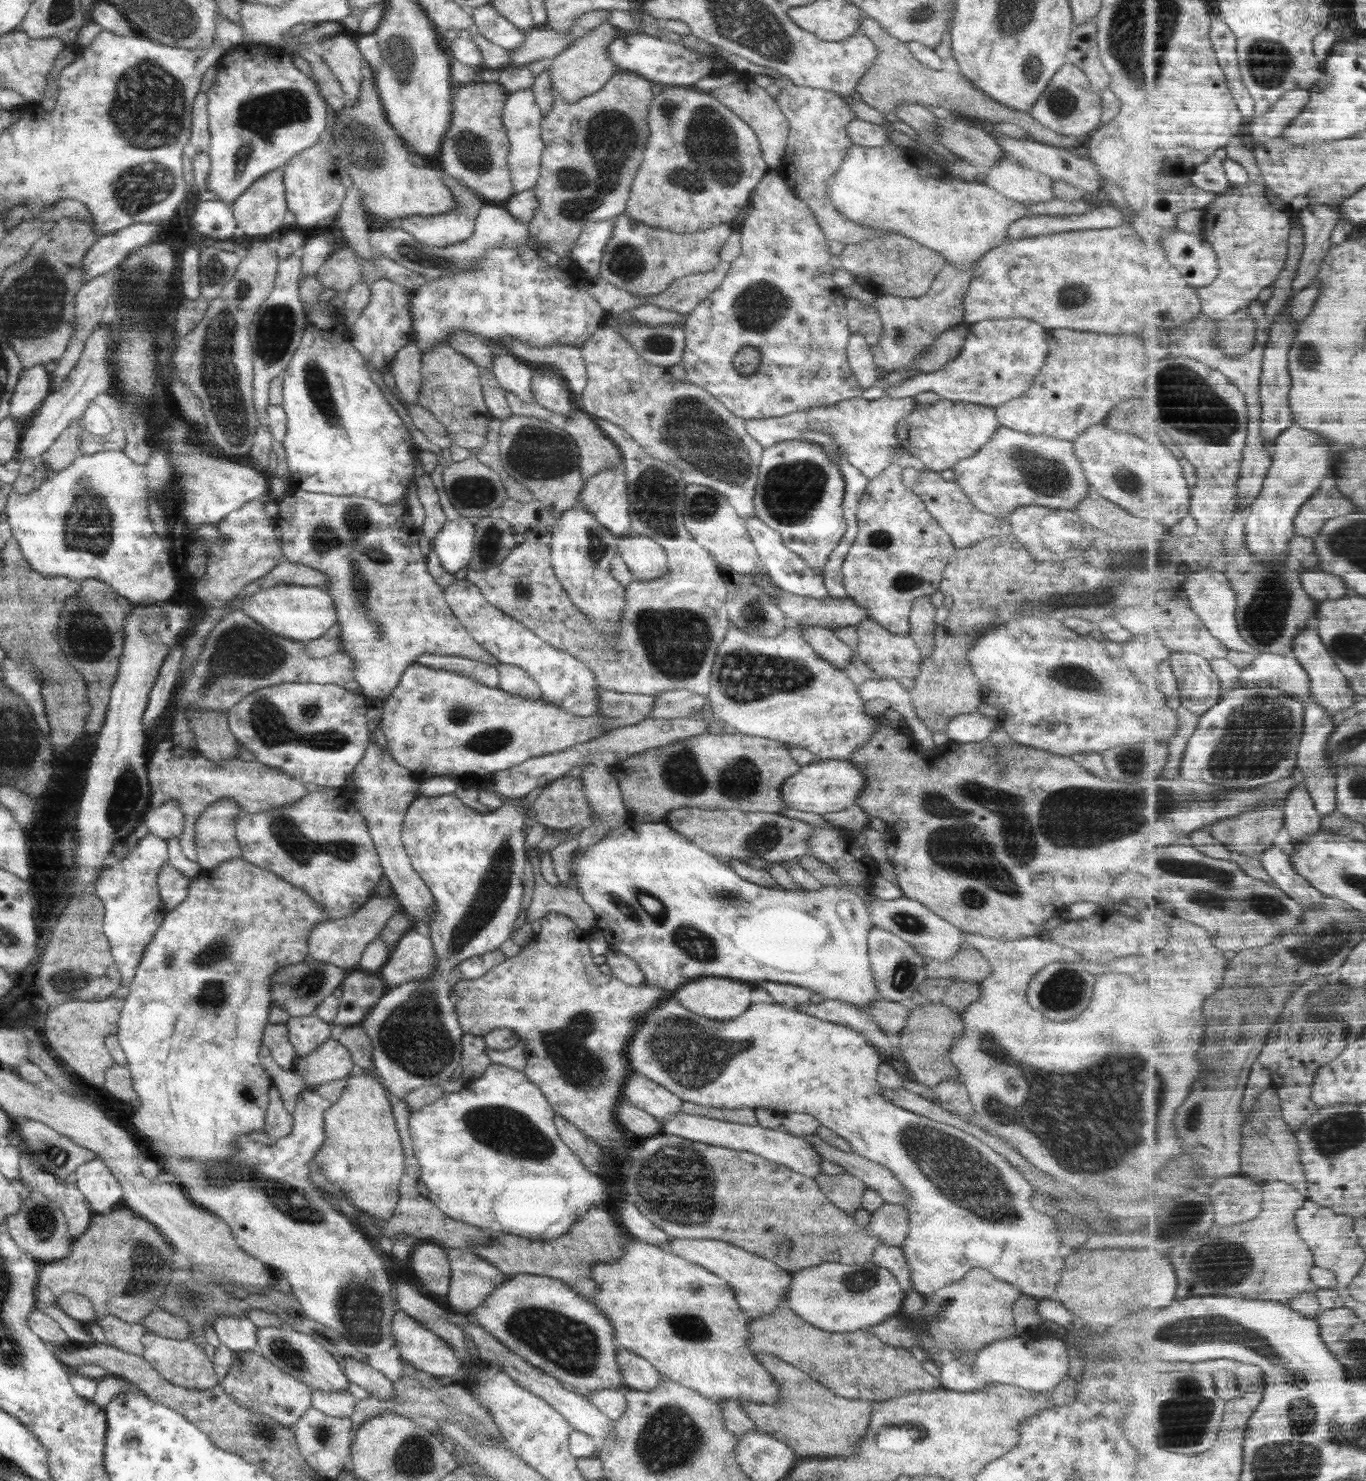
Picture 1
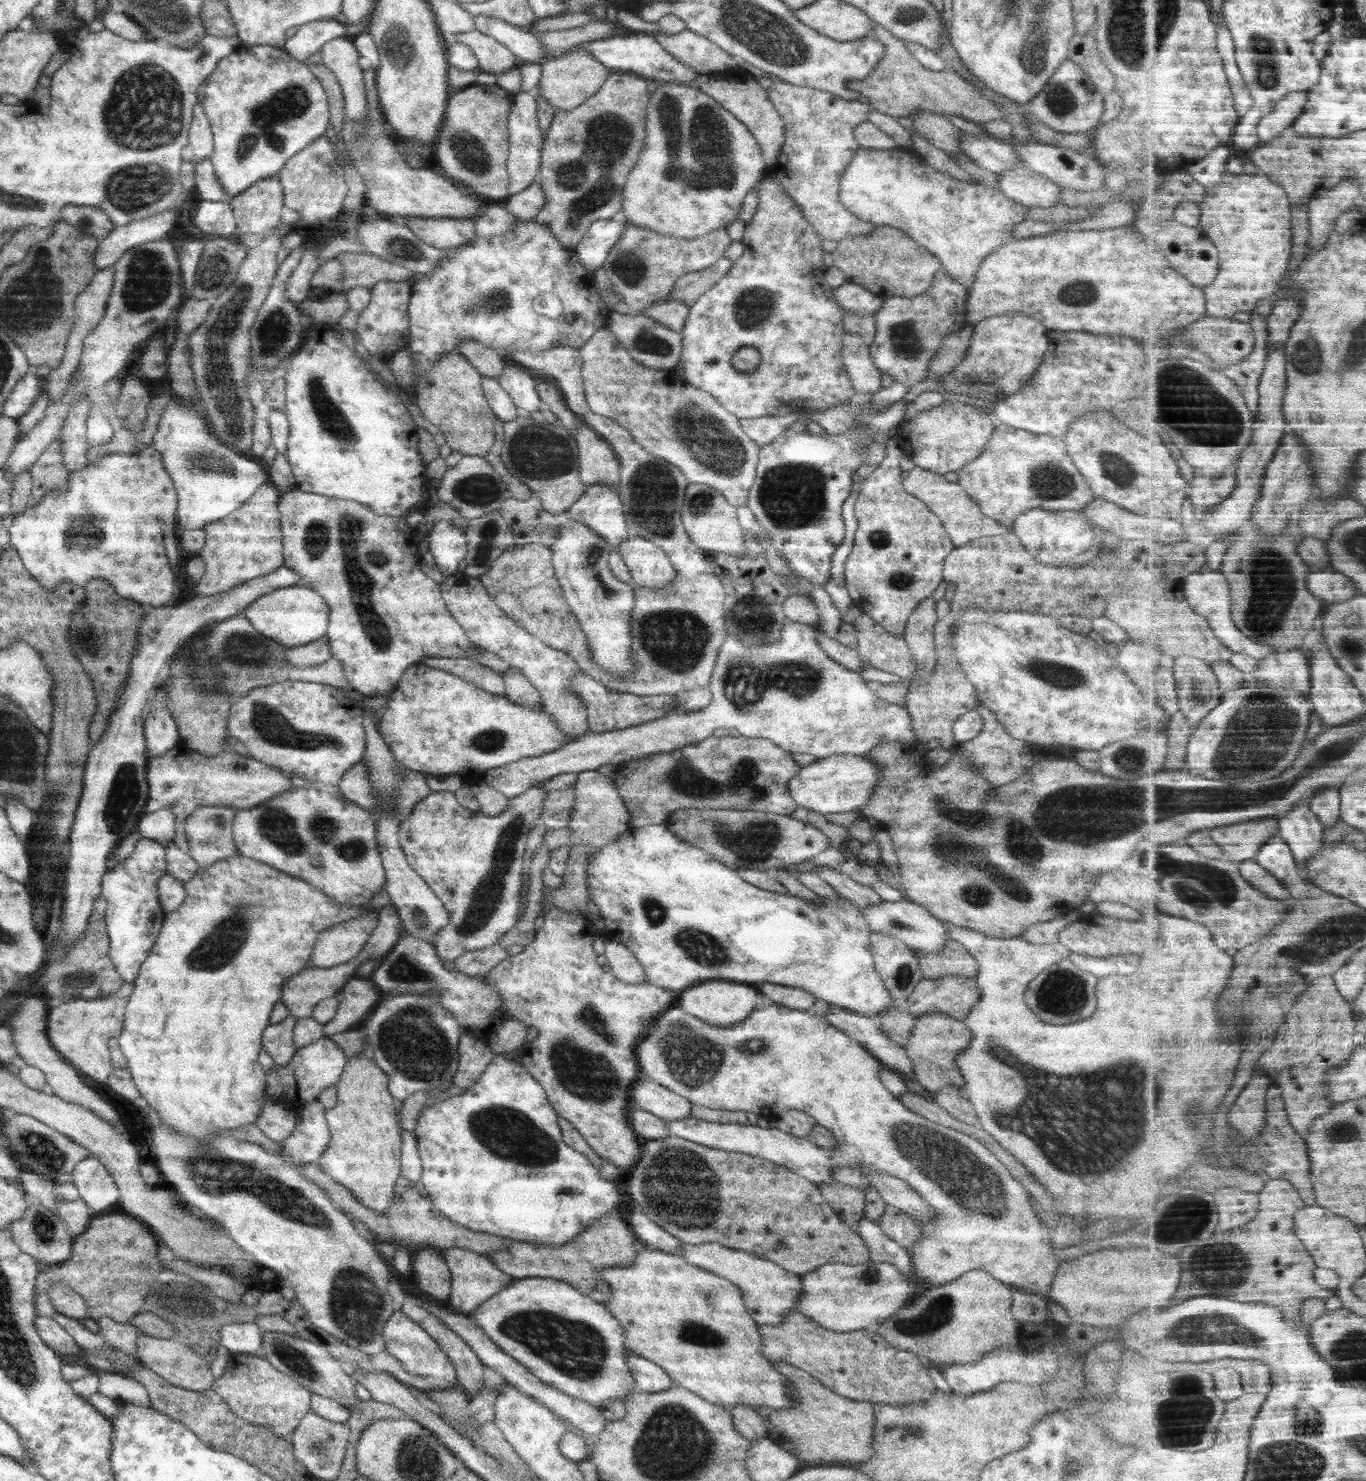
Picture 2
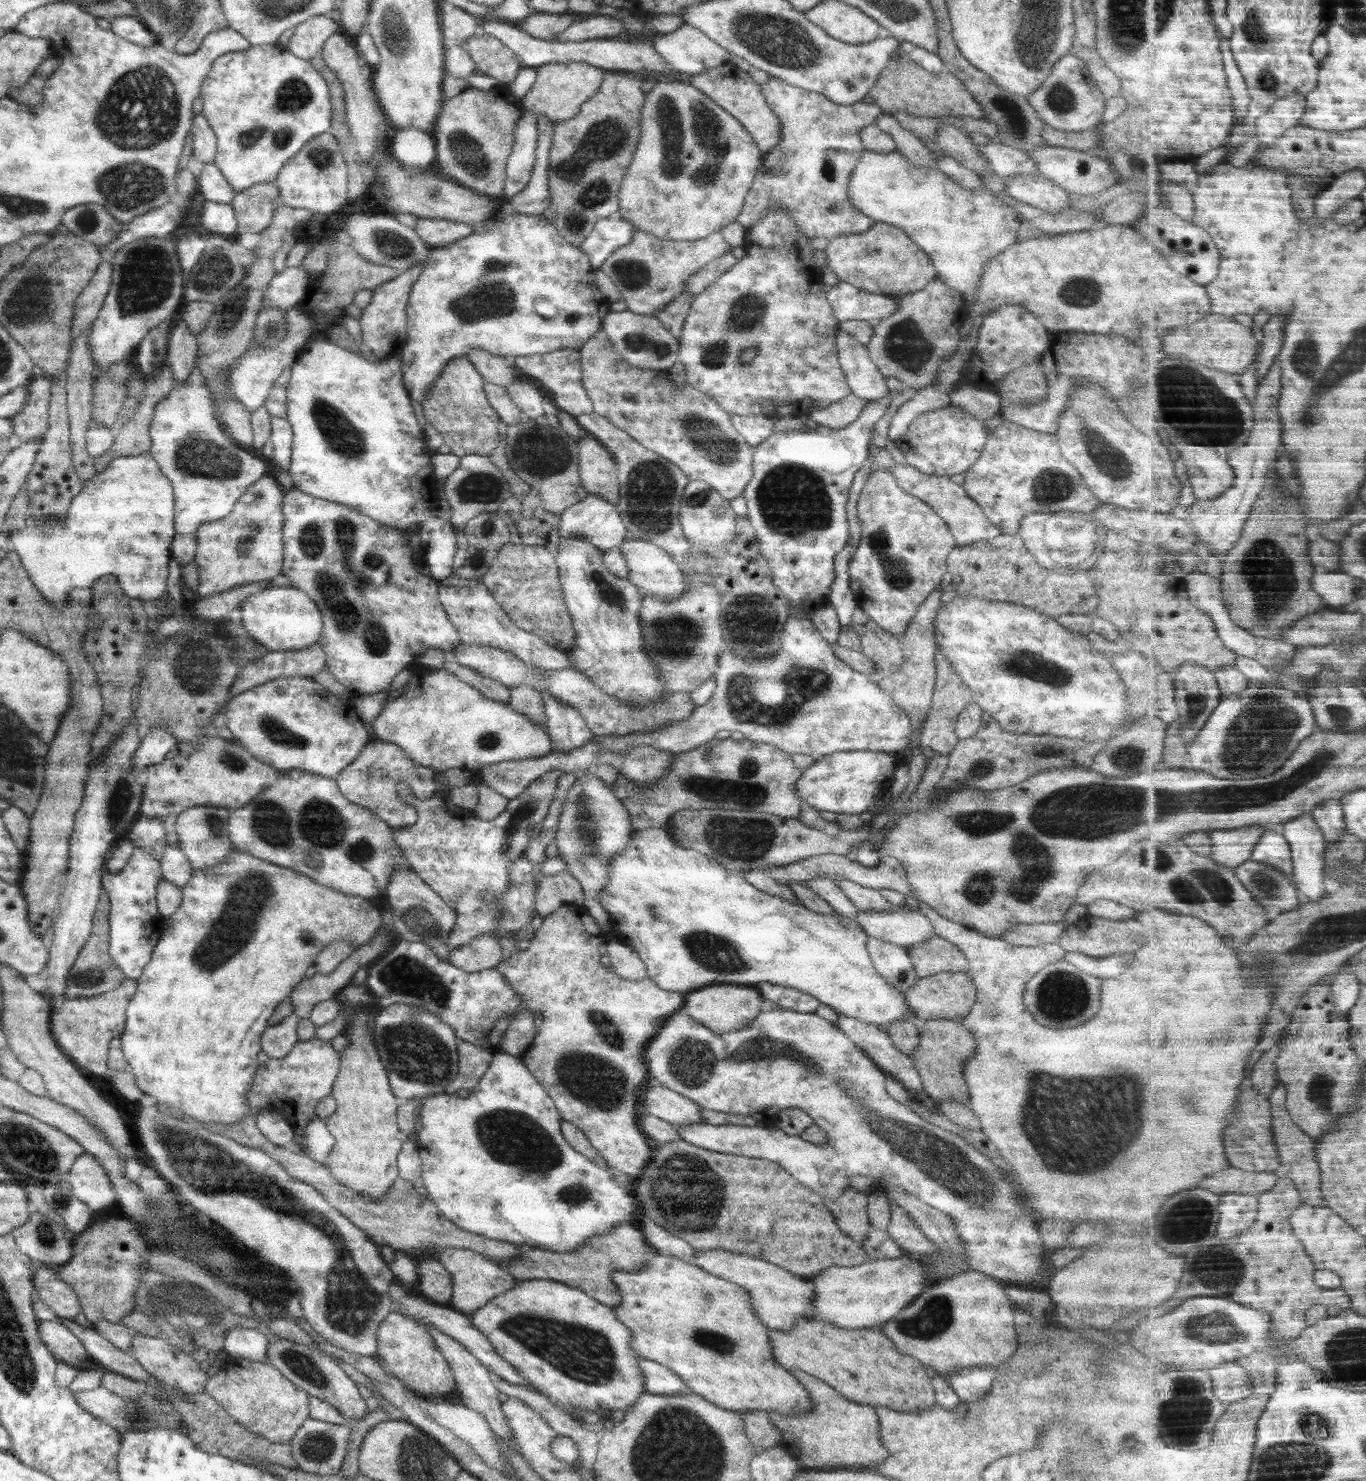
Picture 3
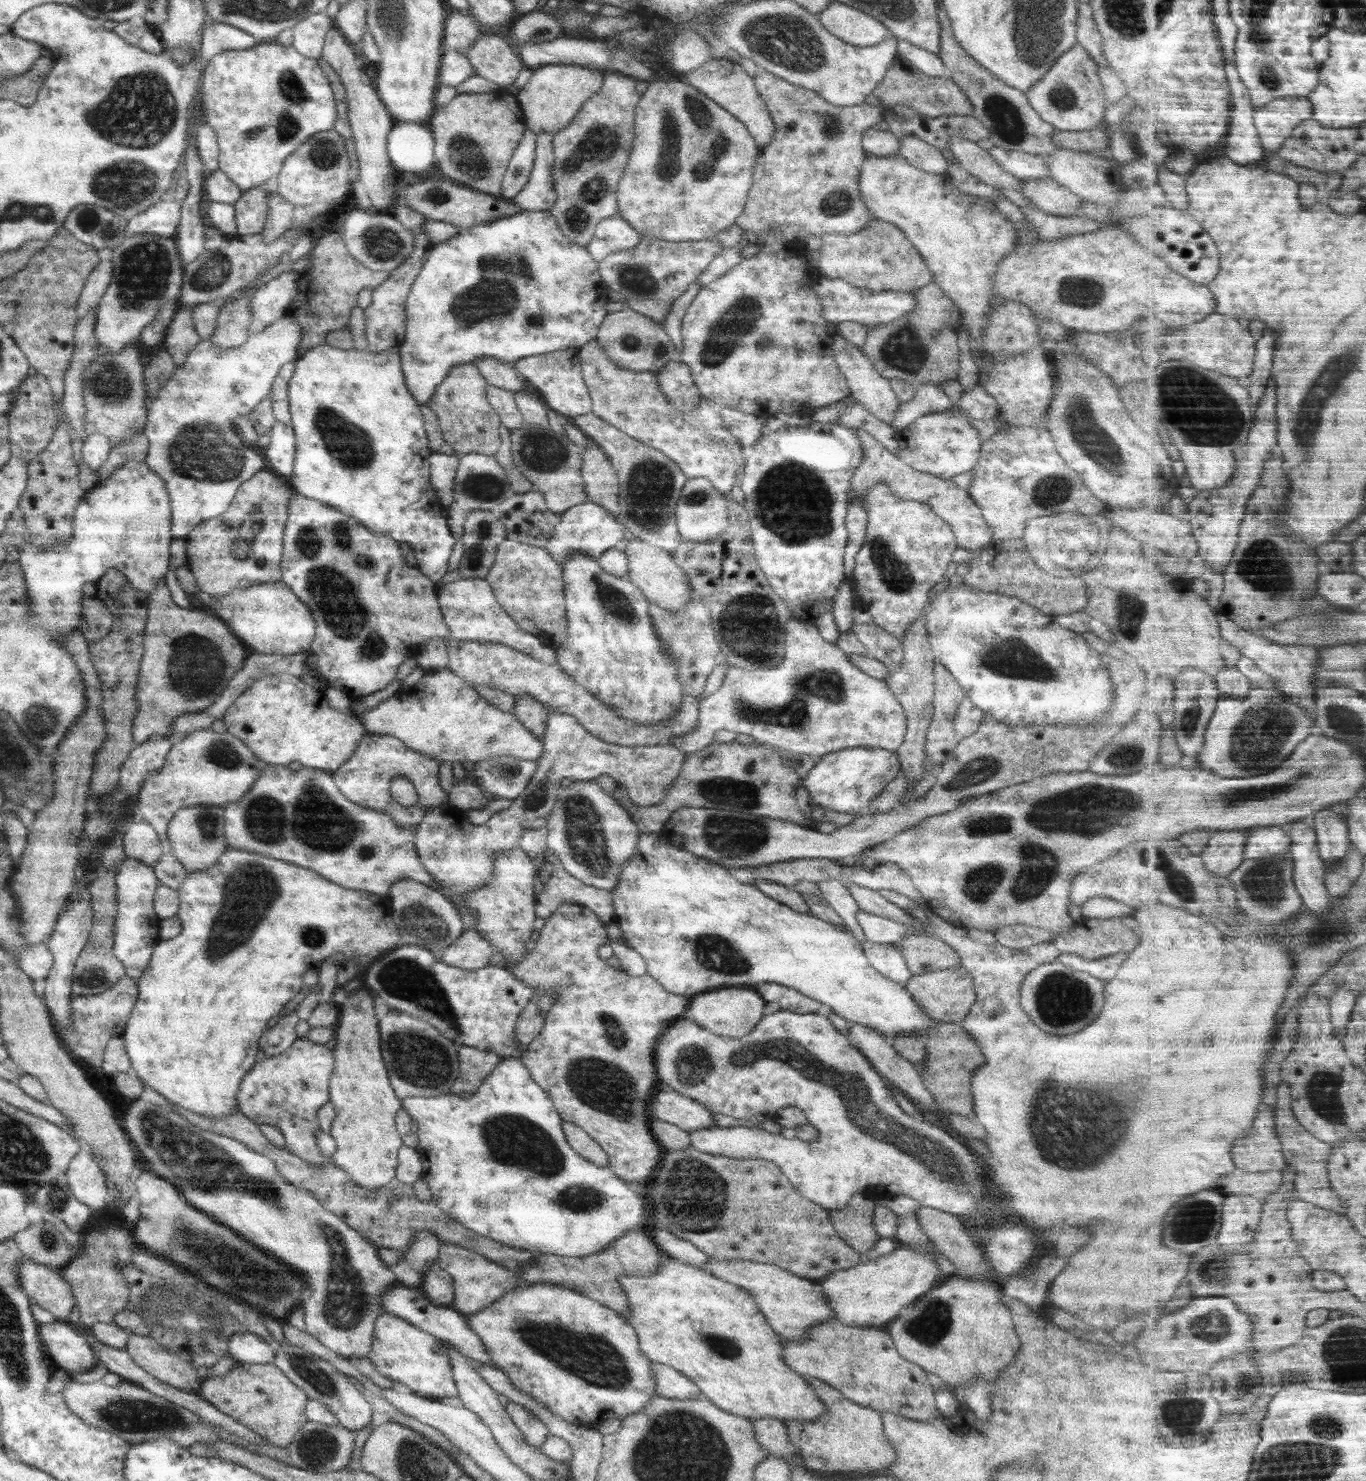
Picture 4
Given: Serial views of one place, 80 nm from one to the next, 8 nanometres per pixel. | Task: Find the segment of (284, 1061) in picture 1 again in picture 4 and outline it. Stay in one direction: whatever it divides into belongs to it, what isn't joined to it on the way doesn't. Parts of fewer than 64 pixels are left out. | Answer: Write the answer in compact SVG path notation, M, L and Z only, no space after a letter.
M295 1013L288 1014L278 1020L276 1026L267 1028L259 1039L259 1050L267 1057L286 1053L296 1040L299 1040L295 1029L299 1018Z

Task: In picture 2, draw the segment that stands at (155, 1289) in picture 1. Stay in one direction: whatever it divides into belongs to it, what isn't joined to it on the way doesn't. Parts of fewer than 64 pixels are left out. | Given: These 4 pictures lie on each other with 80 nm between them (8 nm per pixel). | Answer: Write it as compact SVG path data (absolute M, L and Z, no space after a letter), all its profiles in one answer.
M126 1212L93 1217L86 1230L73 1236L72 1254L63 1263L52 1263L42 1267L36 1277L36 1294L49 1290L51 1283L62 1283L72 1288L86 1302L87 1313L97 1321L101 1316L109 1316L119 1323L130 1323L144 1307L148 1291L165 1269L158 1257L158 1242L149 1226Z

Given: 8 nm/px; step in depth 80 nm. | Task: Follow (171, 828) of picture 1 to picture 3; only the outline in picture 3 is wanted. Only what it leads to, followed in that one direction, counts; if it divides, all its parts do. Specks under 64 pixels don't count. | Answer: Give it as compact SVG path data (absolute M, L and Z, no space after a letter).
M140 817L131 826L127 836L135 848L145 848L159 858L168 846L166 842L166 829L160 819Z

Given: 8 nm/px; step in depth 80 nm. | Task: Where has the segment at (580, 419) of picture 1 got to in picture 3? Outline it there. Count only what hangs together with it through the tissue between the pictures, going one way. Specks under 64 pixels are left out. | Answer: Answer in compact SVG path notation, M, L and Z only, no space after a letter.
M590 434L577 440L579 477L589 493L596 493L617 505L620 483L617 466L608 449Z

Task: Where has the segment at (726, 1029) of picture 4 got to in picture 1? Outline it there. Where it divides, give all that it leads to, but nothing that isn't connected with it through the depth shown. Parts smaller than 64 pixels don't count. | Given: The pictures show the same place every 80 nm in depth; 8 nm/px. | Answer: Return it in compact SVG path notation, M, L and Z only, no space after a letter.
M695 978L673 991L689 1012L710 1020L732 1020L744 1015L752 1004L752 990L726 978Z

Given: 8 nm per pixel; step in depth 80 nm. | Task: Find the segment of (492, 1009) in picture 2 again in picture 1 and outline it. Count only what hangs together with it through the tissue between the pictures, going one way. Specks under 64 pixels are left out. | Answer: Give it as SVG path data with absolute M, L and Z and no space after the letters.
M410 929L390 952L389 959L380 974L391 989L412 981L425 981L433 975L435 950L431 938Z

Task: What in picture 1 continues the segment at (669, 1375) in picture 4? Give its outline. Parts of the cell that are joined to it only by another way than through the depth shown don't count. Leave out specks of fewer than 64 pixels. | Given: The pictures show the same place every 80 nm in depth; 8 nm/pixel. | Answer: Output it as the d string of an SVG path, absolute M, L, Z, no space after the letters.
M618 1347L616 1358L617 1367L621 1372L626 1388L649 1391L666 1380L648 1360L632 1351Z

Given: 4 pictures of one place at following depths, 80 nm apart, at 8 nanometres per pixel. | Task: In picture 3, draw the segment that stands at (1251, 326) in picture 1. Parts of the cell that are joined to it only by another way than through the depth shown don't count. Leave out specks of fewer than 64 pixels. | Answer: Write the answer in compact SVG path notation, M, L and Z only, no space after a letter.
M1212 313L1202 320L1175 329L1166 337L1160 339L1158 352L1162 356L1173 358L1176 355L1182 358L1205 364L1210 368L1223 370L1229 373L1243 373L1254 361L1260 352L1261 343L1254 336L1251 326L1244 326L1232 316Z

